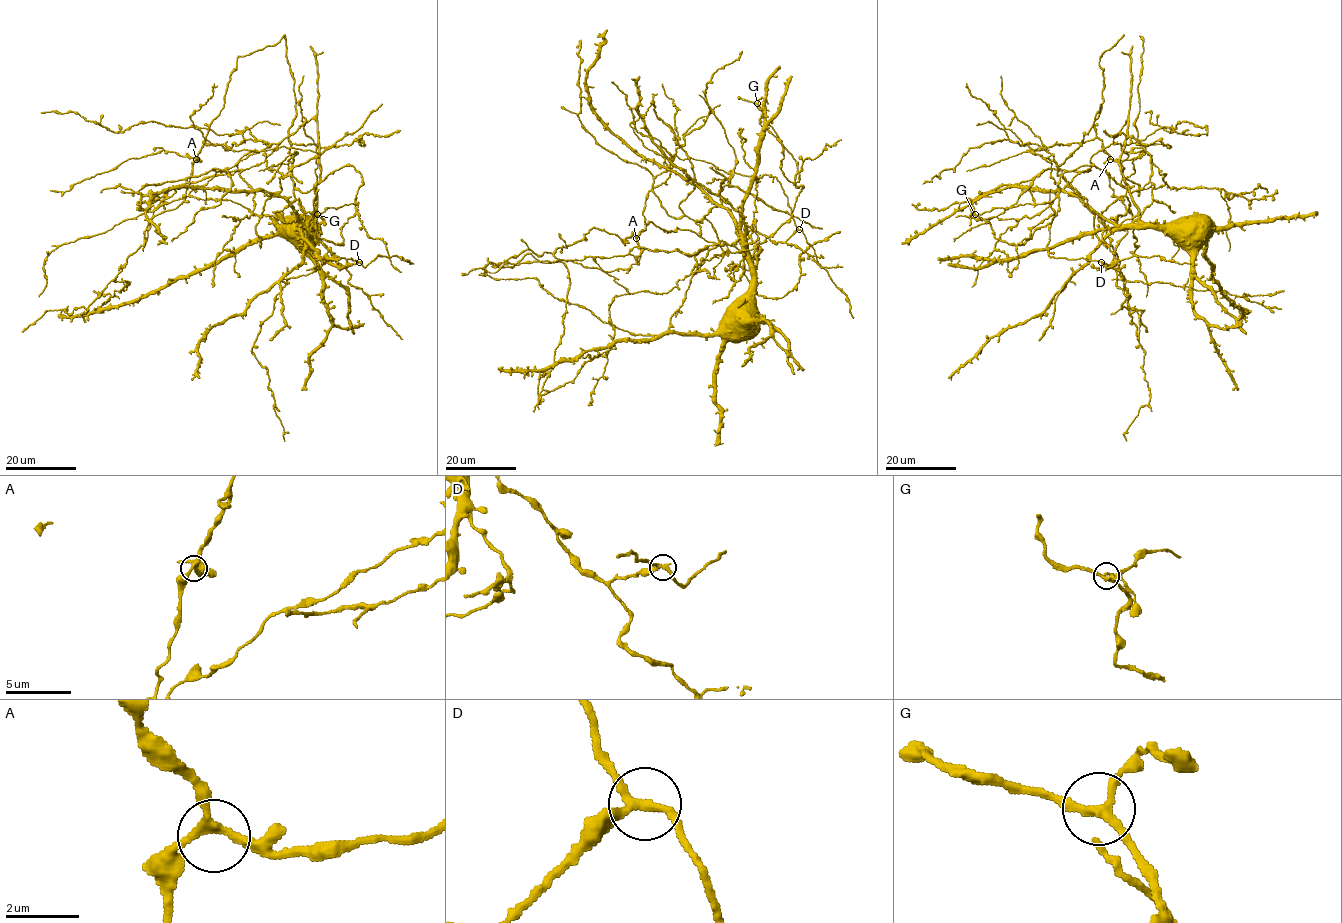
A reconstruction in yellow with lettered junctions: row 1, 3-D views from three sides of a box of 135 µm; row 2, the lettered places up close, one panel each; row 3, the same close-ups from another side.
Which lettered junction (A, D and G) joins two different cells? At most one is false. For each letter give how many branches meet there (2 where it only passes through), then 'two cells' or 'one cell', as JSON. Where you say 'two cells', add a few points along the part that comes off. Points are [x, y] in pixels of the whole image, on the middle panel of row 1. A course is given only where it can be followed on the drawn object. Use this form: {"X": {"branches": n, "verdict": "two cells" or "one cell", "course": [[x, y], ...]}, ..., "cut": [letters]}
{"A": {"branches": 3, "verdict": "one cell"}, "D": {"branches": 3, "verdict": "two cells", "course": [[799, 229], [781, 183], [764, 174], [756, 177], [757, 182], [753, 177], [758, 178]]}, "G": {"branches": 3, "verdict": "one cell"}, "cut": ["D"]}

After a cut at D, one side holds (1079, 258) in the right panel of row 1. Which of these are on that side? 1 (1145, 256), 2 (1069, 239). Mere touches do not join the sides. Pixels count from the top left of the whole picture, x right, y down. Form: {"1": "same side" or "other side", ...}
{"1": "same side", "2": "other side"}

